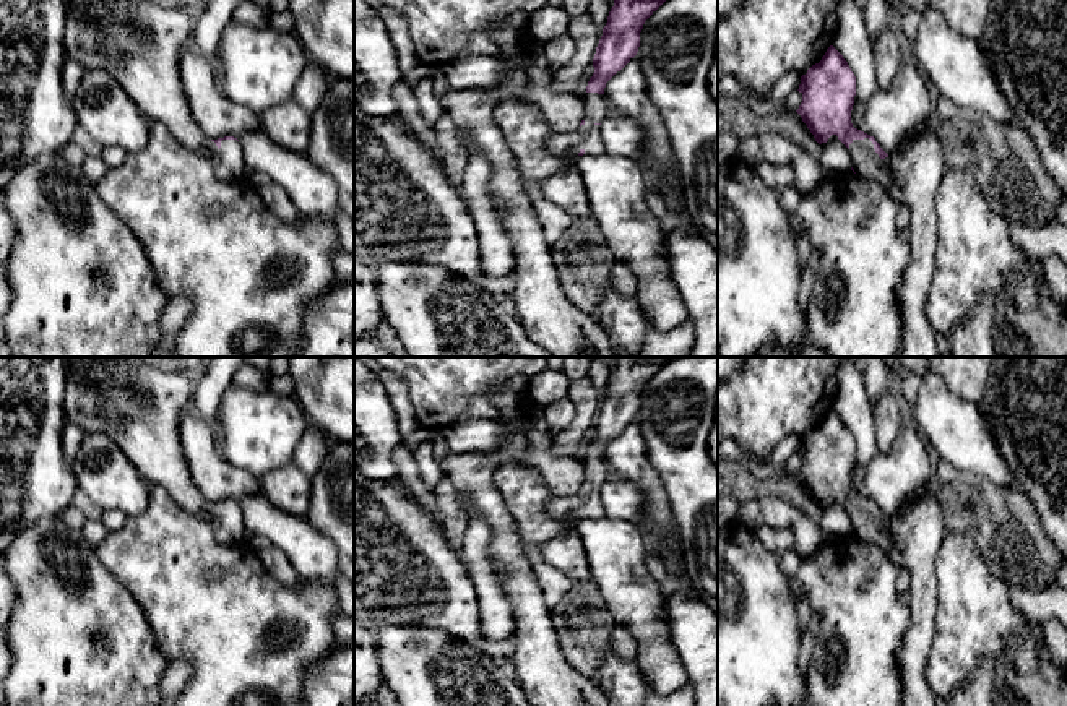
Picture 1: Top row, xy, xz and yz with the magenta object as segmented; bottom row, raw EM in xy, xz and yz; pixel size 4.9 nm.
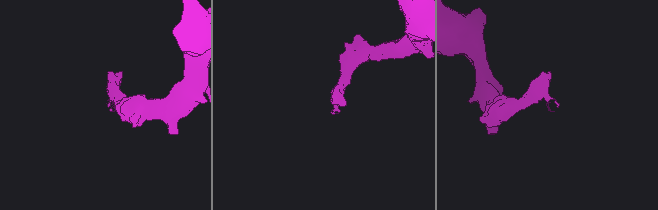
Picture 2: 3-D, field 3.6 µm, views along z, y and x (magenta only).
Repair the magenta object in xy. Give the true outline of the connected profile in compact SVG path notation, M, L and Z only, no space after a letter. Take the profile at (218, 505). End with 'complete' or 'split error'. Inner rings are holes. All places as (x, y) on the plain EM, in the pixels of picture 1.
M62 357L62 360L67 367L63 393L67 424L78 425L84 433L109 433L149 485L162 487L184 510L203 519L222 545L247 542L240 505L234 500L210 503L192 480L182 453L179 424L180 417L190 411L195 385L184 368L164 368L148 357Z; split error

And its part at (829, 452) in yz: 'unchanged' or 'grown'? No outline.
grown

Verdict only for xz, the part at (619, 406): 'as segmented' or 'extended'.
extended

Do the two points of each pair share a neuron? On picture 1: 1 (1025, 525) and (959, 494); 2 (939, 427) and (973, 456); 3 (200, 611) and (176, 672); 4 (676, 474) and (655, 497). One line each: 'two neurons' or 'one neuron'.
1: one neuron
2: one neuron
3: two neurons
4: two neurons

